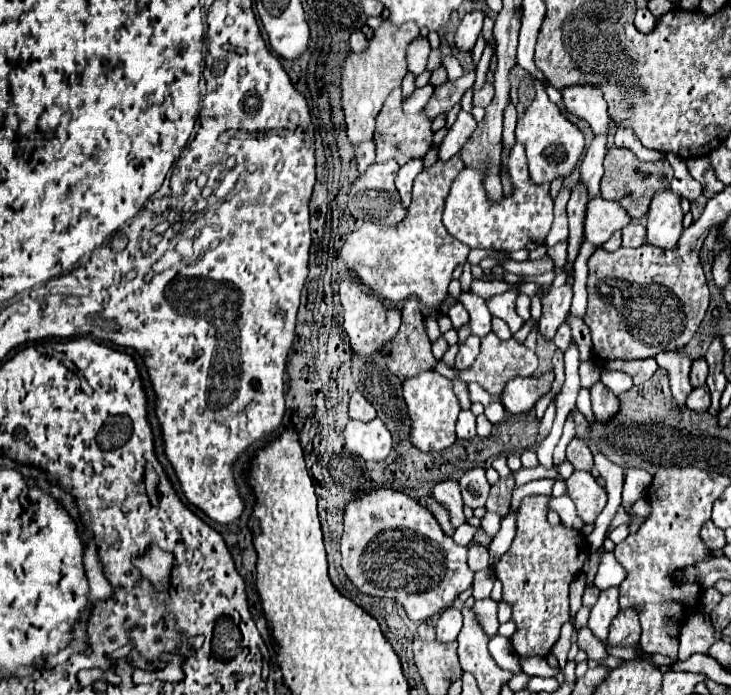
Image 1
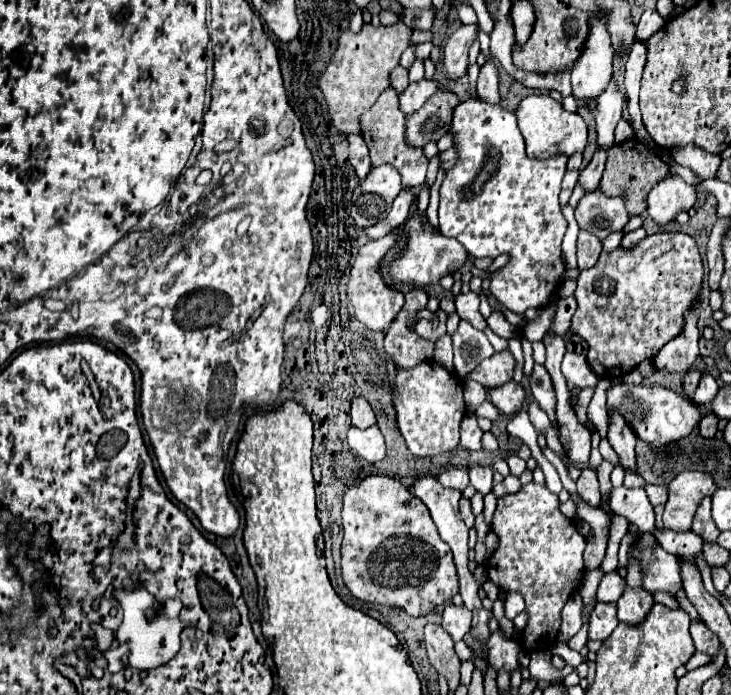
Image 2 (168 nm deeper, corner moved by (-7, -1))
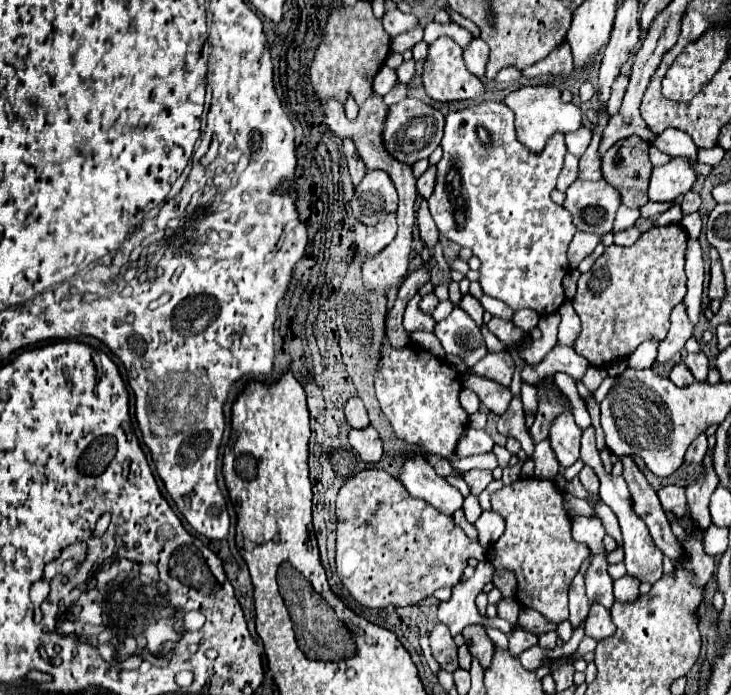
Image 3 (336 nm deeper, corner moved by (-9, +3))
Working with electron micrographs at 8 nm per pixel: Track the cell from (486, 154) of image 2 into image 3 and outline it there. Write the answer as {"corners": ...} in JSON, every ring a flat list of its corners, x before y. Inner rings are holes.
{"corners":[[481,102,473,108,451,112,445,118,441,148,443,158,437,162,435,190,427,200,439,234,459,246,471,248,473,256,481,260,479,284,487,296,503,300,513,310,531,308,539,316,557,312,565,302,561,280,567,274,567,248,577,232,571,214,549,196,567,154,563,136,551,136,543,152,531,152,515,136,513,112,503,102]]}

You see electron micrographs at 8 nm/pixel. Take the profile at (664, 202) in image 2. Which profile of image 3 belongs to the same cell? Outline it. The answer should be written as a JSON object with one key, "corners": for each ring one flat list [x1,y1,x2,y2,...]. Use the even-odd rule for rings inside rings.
{"corners":[[671,158,671,164,655,166,649,182,649,200,671,202,677,196,689,192,697,178,691,164,691,160]]}

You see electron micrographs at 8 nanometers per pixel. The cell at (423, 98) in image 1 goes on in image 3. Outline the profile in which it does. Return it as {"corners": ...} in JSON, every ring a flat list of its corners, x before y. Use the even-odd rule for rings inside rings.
{"corners":[[395,84,395,86,383,96,383,102,385,102,387,106,391,106,391,104,401,102,405,96,407,96,407,86,405,86,405,84]]}

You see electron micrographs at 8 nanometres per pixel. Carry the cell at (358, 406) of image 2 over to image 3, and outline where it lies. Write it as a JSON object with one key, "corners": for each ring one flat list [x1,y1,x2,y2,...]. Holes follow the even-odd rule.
{"corners":[[357,396,347,400,347,404,345,404,345,420,347,420,347,424,351,428,367,428,369,426,367,410,365,410,363,402]]}

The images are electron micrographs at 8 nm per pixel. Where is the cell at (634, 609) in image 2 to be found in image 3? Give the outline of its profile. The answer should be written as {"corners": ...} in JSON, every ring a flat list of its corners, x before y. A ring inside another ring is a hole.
{"corners":[[623,576,619,580,613,582,613,590,615,590,615,600,619,602,633,602,639,596,639,580,633,576]]}

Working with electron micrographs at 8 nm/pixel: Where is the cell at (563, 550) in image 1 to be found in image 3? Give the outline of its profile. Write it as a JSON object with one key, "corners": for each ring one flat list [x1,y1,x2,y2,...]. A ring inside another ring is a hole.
{"corners":[[519,478,511,482,509,486,497,490,491,494,491,506,495,512,499,512,507,526,503,536,489,548,487,558,489,562,499,570,511,570,517,576,517,602,525,608,533,608,541,612,551,622,563,622,569,616,567,610,567,590,573,580,573,576,579,572,581,562,589,556,589,548,585,544,579,544,571,538,571,518,565,512,563,506,563,492,557,488,553,480,539,480,539,478]]}

